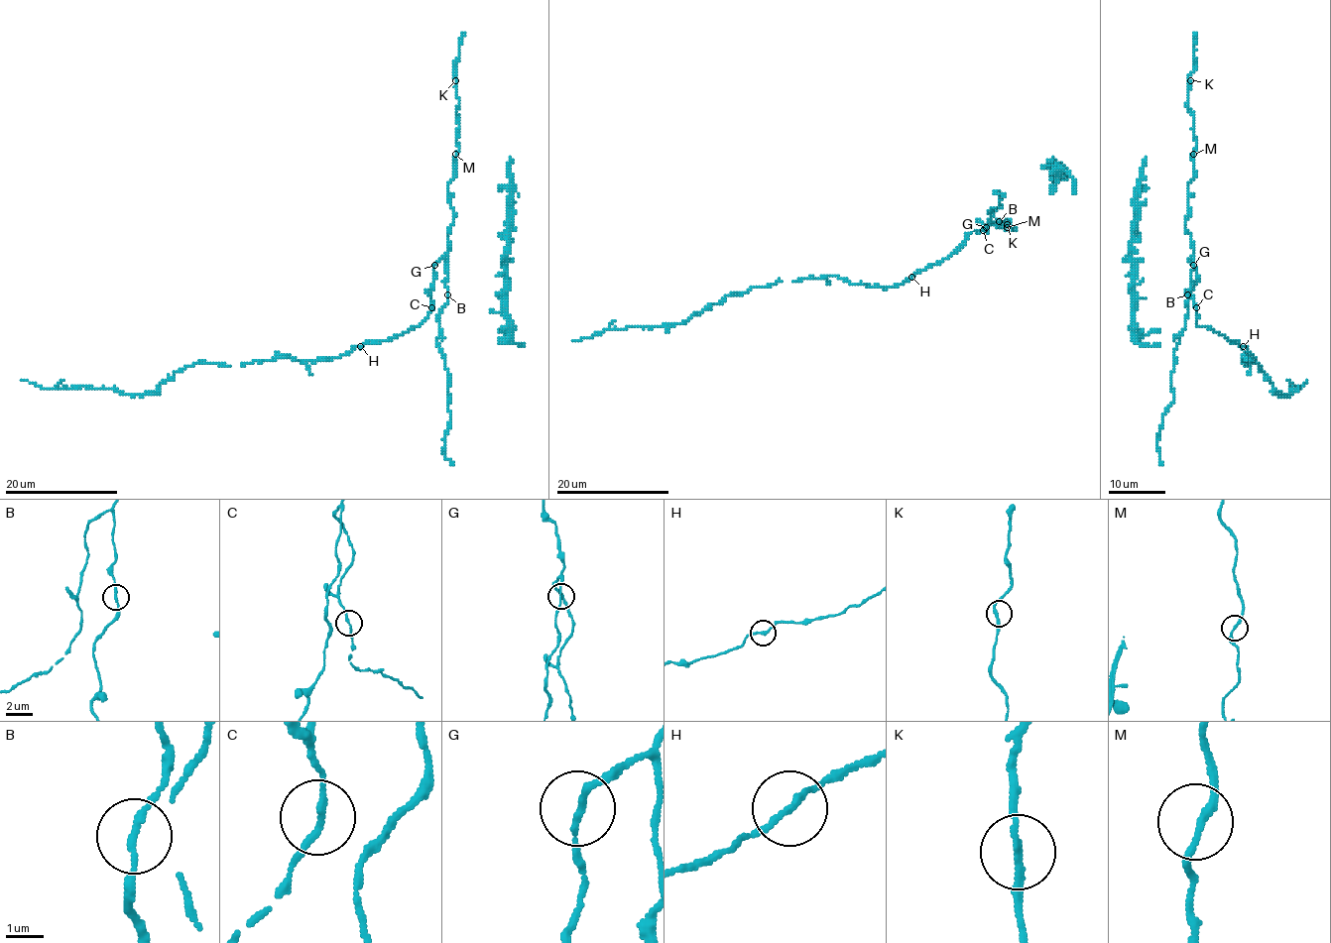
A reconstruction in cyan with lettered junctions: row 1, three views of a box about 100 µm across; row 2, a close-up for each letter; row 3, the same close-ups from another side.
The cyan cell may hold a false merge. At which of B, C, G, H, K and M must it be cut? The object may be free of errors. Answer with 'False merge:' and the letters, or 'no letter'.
False merge: no letter

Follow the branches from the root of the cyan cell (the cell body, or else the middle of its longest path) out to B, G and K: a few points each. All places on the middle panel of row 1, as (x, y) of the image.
B: (960, 247), (972, 231), (983, 231), (983, 225), (987, 231), (989, 224), (999, 227), (999, 221)
G: (960, 247), (972, 231), (983, 231), (983, 225), (987, 231), (986, 227)
K: (960, 247), (983, 225), (999, 228), (1004, 218), (999, 222), (1010, 230), (1007, 224)

